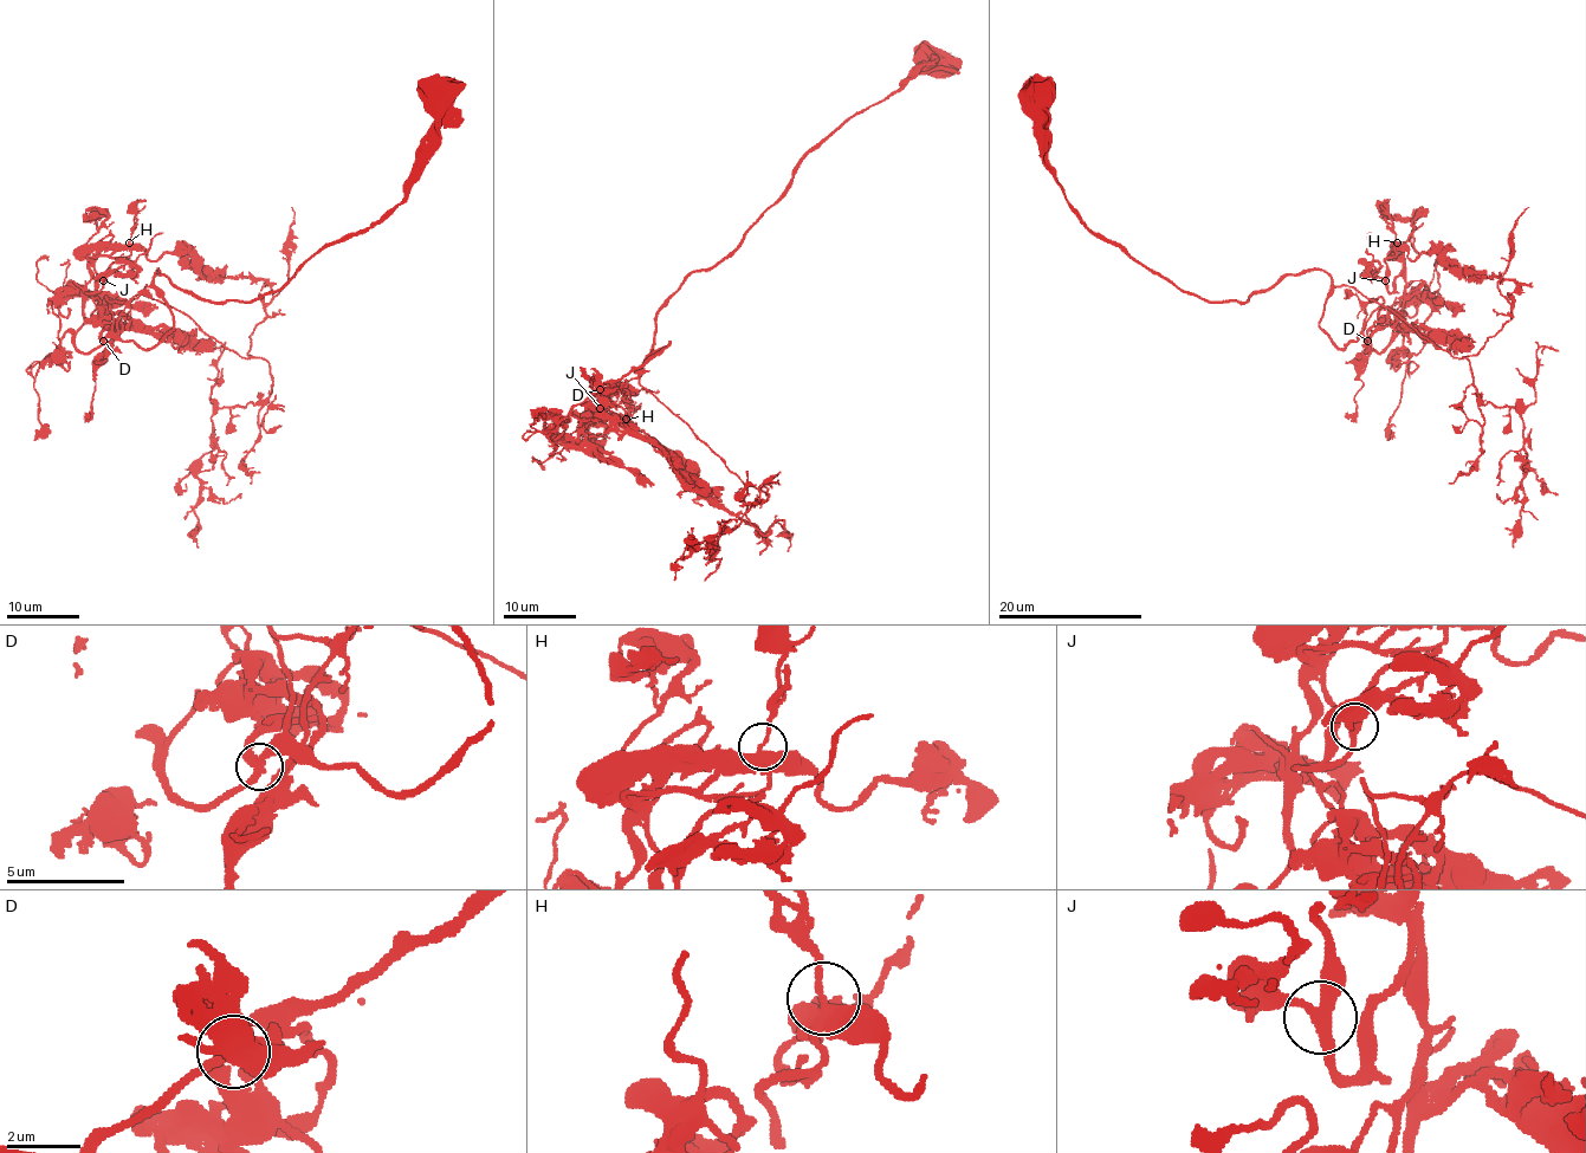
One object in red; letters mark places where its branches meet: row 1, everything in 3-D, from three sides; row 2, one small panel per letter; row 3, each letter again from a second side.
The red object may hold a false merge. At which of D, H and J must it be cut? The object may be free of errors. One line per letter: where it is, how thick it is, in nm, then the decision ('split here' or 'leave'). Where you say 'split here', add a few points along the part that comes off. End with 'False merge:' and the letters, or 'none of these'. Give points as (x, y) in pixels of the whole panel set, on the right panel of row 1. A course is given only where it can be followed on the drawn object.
D: place (1367, 341); calibre 280 nm; leave
H: place (1397, 243); calibre 240 nm; leave
J: place (1385, 280); calibre 280 nm; leave
False merge: none of these

